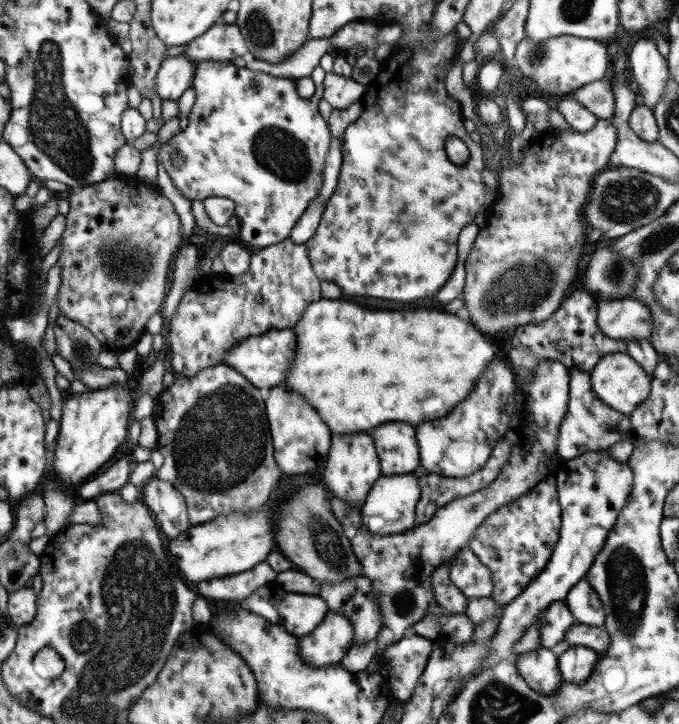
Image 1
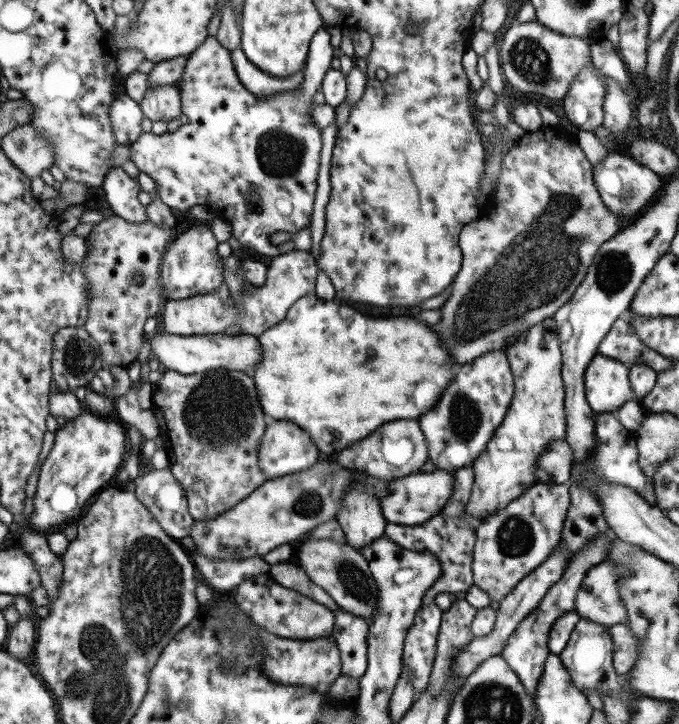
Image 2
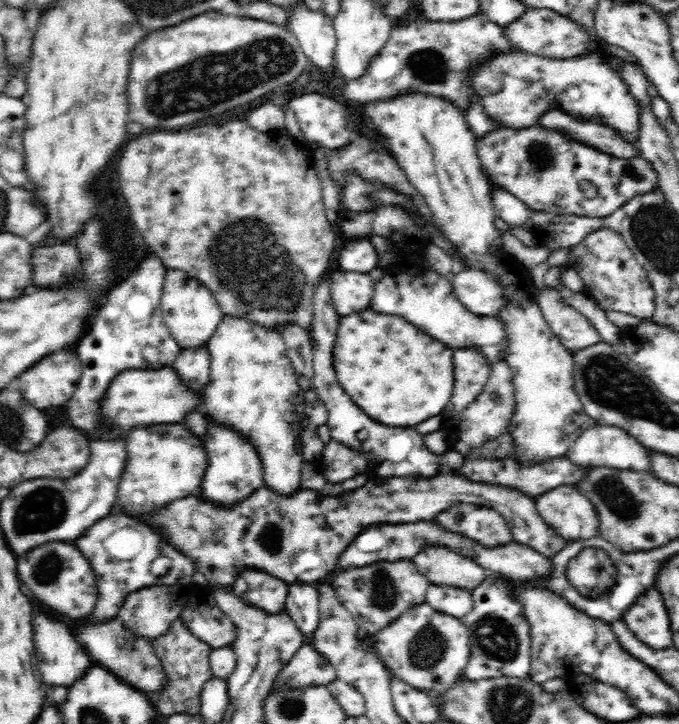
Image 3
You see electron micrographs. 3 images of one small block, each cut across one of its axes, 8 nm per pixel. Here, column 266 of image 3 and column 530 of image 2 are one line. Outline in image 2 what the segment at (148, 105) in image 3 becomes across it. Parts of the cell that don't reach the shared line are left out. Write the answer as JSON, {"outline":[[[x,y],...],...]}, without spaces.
{"outline":[[[536,21],[514,23],[503,34],[498,62],[508,84],[517,91],[535,92],[547,98],[562,99],[572,80],[590,62],[590,41],[576,36],[563,36]]]}

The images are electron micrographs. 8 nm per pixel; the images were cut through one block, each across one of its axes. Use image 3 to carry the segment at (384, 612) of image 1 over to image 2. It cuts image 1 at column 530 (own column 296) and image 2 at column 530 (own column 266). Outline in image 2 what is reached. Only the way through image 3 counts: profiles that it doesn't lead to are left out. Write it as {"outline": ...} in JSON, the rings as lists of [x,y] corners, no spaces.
{"outline":[[[549,317],[530,326],[521,334],[516,335],[516,340],[511,345],[504,345],[502,349],[512,374],[514,391],[501,424],[493,431],[485,448],[470,465],[474,472],[474,479],[469,500],[463,509],[462,518],[473,525],[482,520],[486,514],[503,508],[517,499],[528,487],[534,484],[534,472],[538,456],[546,450],[550,442],[562,440],[566,431],[564,388],[560,375],[562,365],[554,320]]]}

